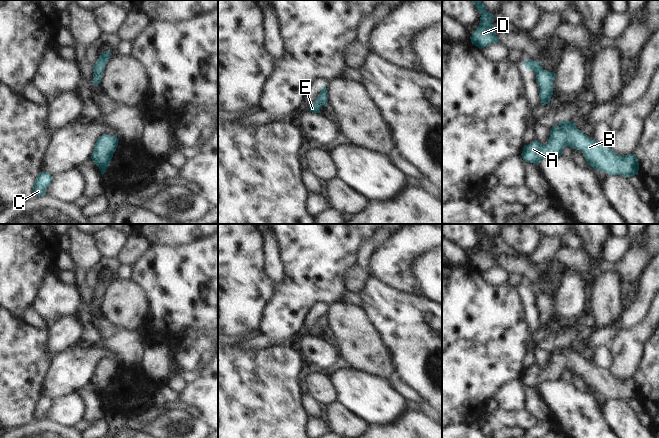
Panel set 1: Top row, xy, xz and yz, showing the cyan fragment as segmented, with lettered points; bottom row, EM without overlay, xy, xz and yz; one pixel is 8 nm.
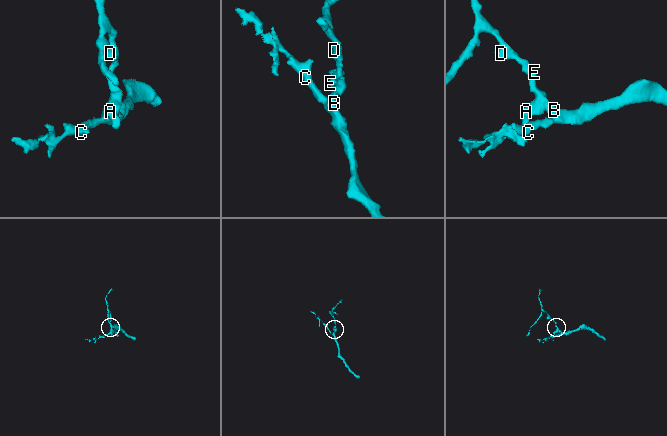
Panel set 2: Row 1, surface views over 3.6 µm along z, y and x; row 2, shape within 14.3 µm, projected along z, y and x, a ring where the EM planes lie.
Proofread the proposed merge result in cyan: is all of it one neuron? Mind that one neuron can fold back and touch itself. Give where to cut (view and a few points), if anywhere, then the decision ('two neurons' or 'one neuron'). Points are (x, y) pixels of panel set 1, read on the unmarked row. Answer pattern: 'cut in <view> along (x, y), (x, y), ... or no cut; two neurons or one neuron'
no cut; one neuron

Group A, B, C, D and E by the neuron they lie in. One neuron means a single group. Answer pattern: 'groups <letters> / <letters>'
groups A B C D E

